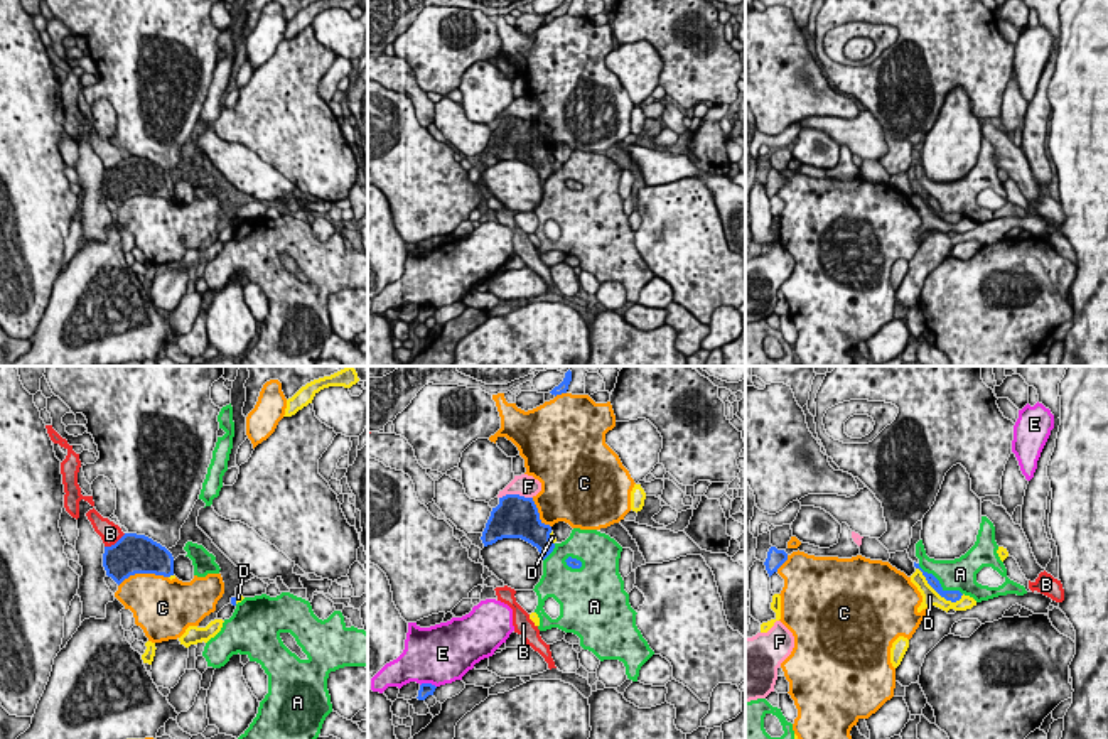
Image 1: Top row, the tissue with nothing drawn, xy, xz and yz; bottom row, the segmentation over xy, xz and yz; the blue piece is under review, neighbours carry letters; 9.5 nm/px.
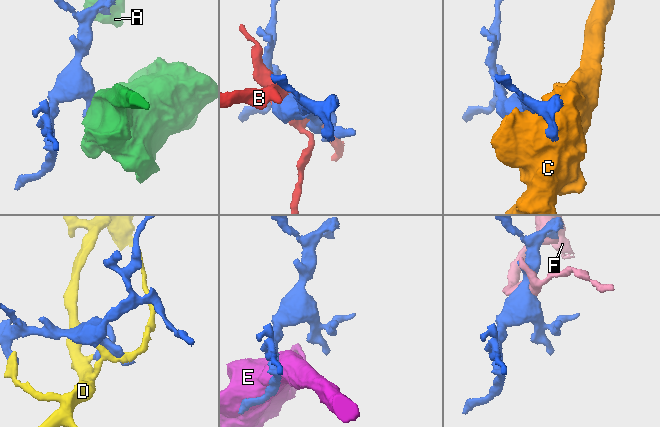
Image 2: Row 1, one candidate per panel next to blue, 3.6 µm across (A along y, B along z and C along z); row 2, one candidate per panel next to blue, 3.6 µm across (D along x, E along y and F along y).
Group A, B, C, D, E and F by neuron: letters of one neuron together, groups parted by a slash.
A / B / C / D / E / F

